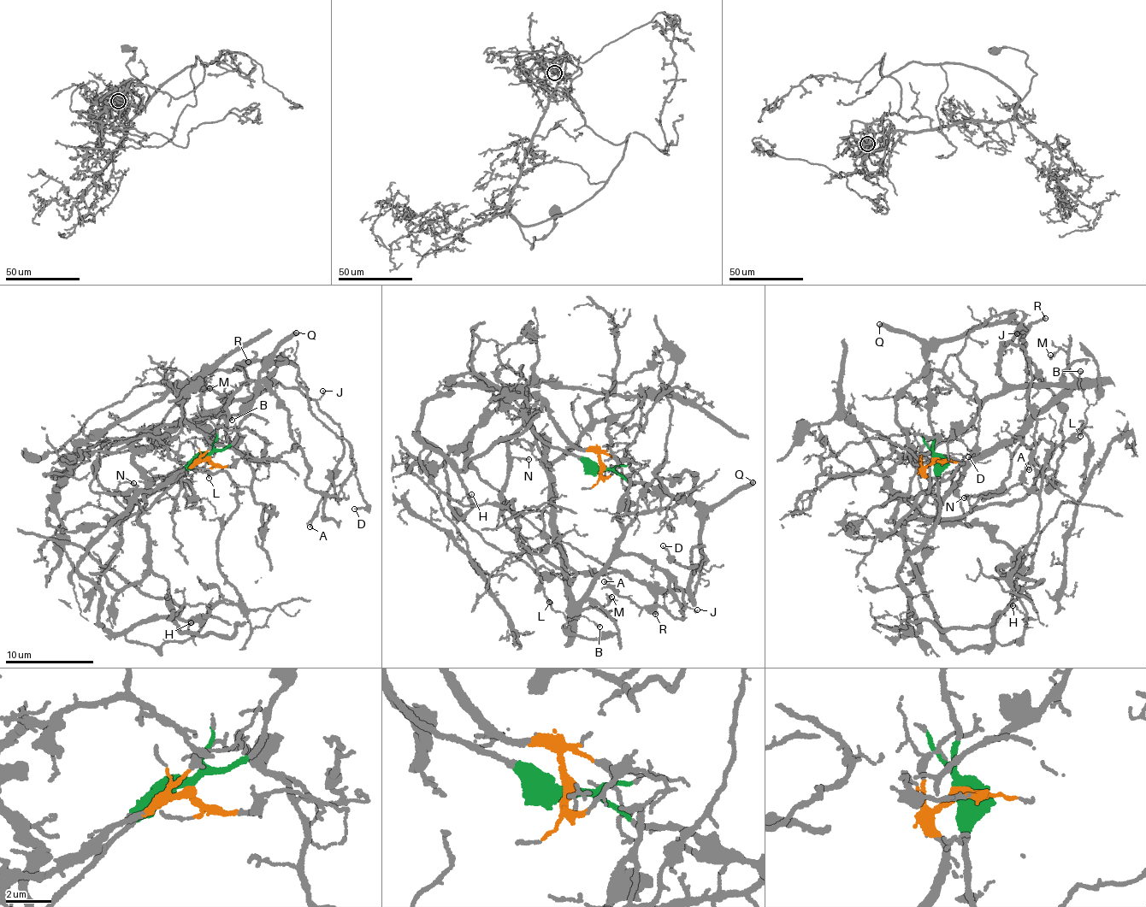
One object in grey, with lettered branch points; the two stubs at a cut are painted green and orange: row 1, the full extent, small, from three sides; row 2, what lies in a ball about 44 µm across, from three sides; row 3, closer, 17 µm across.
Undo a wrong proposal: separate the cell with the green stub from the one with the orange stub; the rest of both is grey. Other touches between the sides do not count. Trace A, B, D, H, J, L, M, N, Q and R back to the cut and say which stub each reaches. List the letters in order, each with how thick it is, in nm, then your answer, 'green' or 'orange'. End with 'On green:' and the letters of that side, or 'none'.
A: 100 nm | green
B: 130 nm | orange
D: 140 nm | green
H: 110 nm | orange
J: 110 nm | green
L: 100 nm | orange
M: 100 nm | green
N: 110 nm | orange
Q: 400 nm | green
R: 200 nm | green
On green: A, D, J, M, Q, R

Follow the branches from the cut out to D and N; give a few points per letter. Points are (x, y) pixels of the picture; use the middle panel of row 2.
D: (604, 467), (694, 506), (700, 561), (705, 564), (700, 544), (691, 553), (695, 566), (676, 563), (663, 545)
N: (604, 467), (601, 457), (583, 451), (560, 432), (545, 404), (525, 417), (510, 435), (512, 456), (529, 458)

